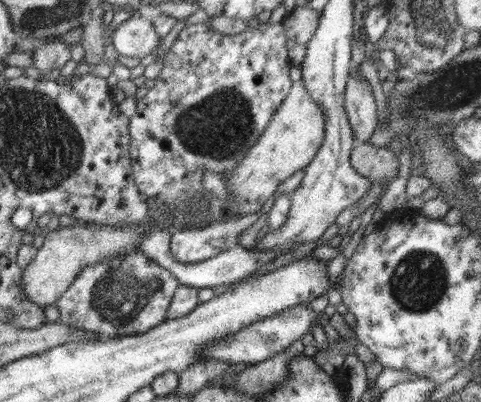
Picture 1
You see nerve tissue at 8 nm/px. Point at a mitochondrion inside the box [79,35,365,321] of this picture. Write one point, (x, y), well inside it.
(220, 127)

